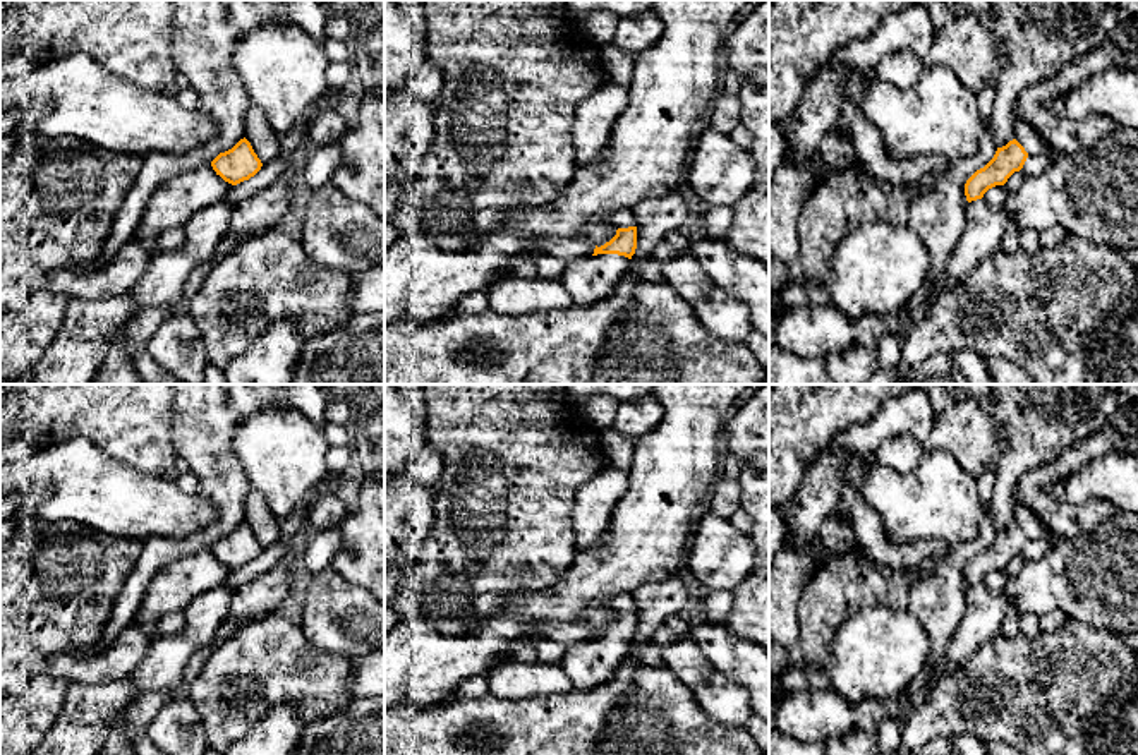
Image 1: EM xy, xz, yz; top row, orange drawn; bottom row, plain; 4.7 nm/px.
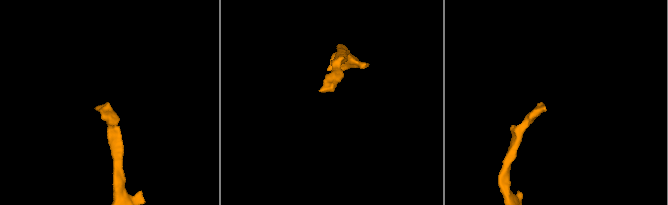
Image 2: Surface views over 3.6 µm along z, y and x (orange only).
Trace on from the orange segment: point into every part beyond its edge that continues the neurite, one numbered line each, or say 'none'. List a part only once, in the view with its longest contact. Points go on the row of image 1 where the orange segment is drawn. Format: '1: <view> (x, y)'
1: xz (587, 280)

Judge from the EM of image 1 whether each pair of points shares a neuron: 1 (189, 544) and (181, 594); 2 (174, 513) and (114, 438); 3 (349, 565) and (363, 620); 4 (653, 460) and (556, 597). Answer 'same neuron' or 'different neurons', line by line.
1: different neurons
2: different neurons
3: different neurons
4: same neuron

